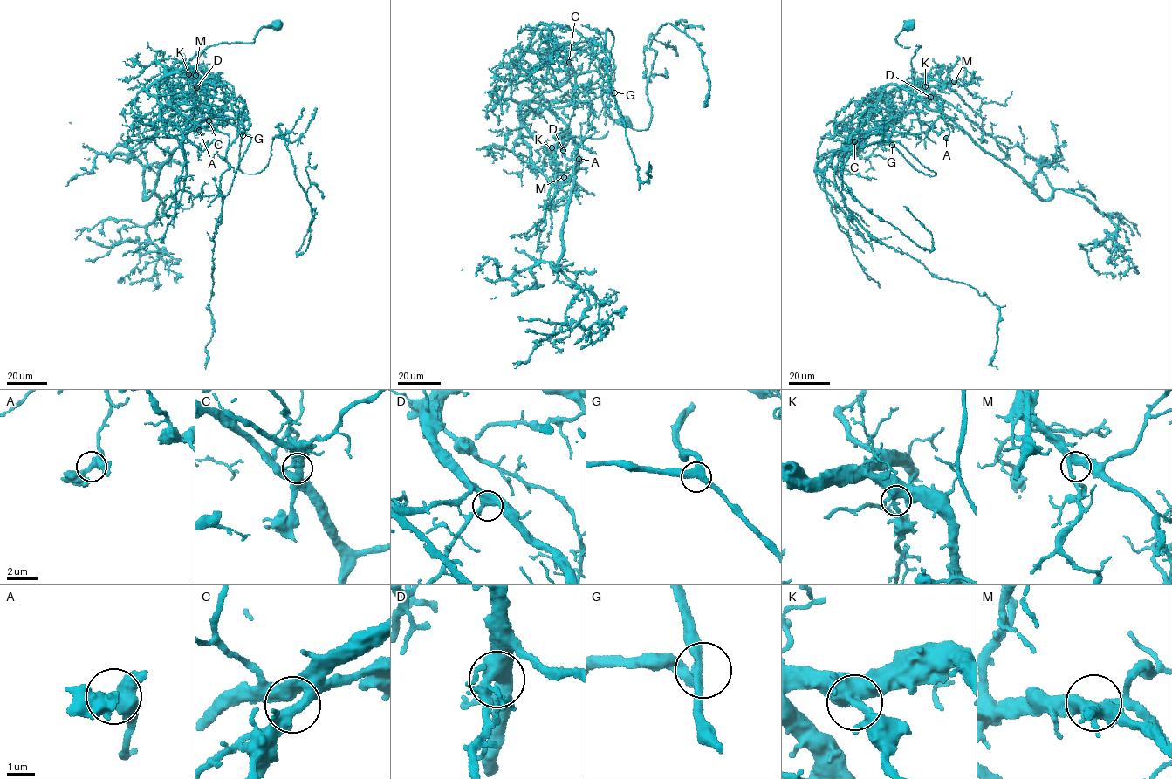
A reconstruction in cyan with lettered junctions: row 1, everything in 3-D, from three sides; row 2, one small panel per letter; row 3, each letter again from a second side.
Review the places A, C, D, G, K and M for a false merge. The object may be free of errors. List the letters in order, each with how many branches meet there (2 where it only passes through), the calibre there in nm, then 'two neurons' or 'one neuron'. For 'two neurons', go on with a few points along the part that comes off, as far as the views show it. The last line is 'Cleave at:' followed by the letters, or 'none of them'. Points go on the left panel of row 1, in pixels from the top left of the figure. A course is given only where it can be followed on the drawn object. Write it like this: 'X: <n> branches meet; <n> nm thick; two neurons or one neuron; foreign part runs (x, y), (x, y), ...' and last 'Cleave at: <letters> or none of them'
A: 3 branches meet; 400 nm thick; one neuron
C: 3 branches meet; 360 nm thick; two neurons; foreign part runs (209, 120), (241, 131), (243, 173), (287, 139), (312, 216), (298, 256), (315, 210)
D: 3 branches meet; 480 nm thick; one neuron
G: 3 branches meet; 340 nm thick; one neuron
K: 3 branches meet; 340 nm thick; one neuron
M: 3 branches meet; 400 nm thick; one neuron
Cleave at: C

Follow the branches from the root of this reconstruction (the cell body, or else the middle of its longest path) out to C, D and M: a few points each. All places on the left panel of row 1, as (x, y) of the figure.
C: (277, 25), (263, 27), (252, 44), (222, 42), (199, 56), (197, 71), (209, 109), (215, 113), (209, 120)
D: (277, 25), (198, 58), (218, 117), (166, 87), (164, 72), (188, 71), (196, 87)
M: (277, 25), (198, 58), (218, 117), (164, 82), (167, 69), (195, 75)

